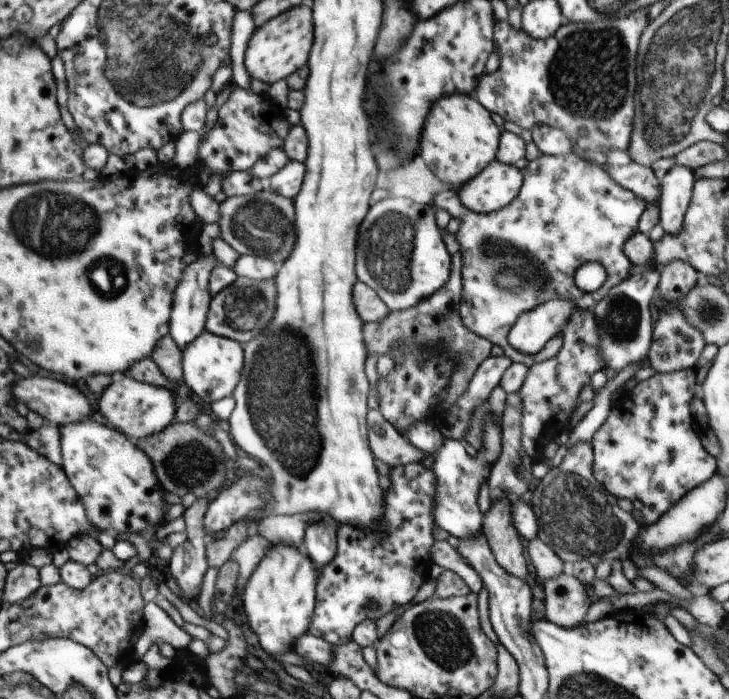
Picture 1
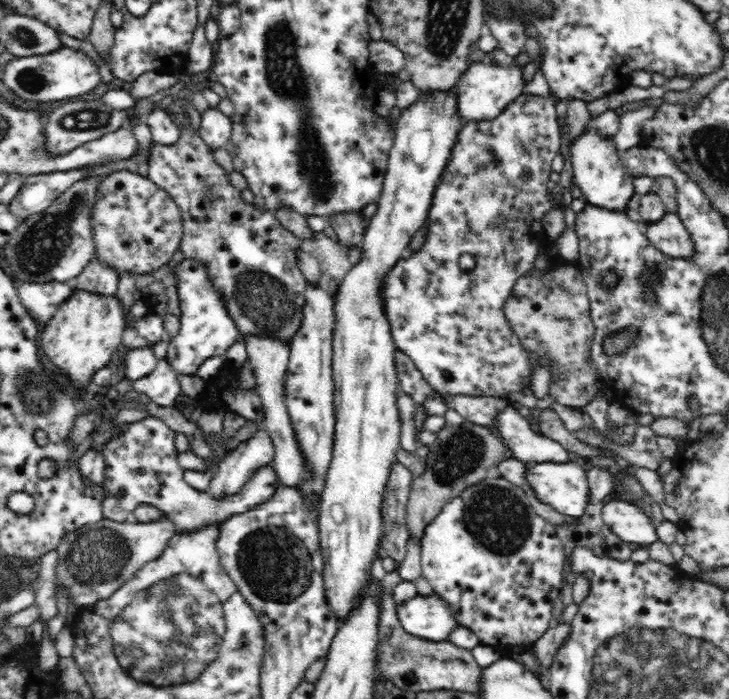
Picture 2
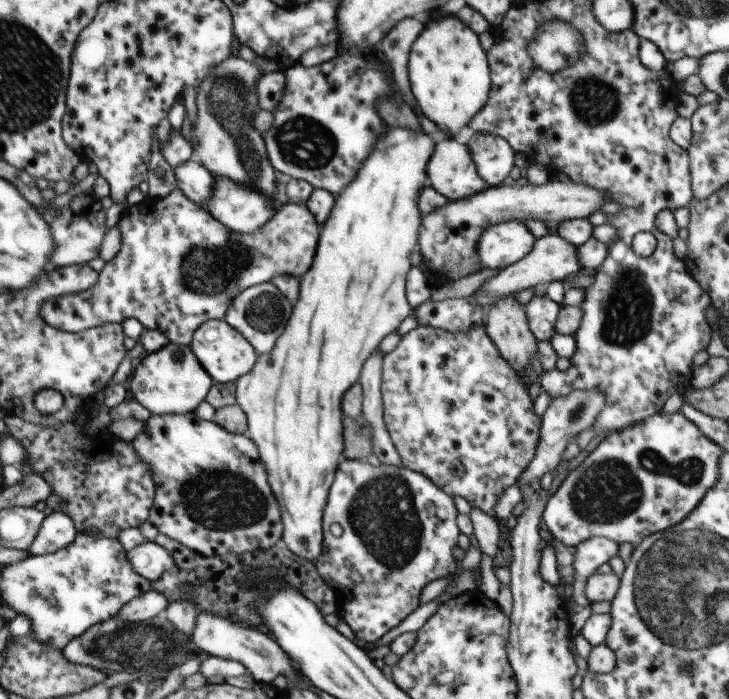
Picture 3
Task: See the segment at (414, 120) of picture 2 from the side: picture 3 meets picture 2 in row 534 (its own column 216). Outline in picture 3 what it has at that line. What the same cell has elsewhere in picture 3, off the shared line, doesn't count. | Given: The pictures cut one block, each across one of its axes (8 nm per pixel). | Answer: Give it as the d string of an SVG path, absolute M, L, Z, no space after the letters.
M210 319L201 324L200 329L193 336L190 348L216 383L236 382L254 368L259 357L248 340L225 319Z

